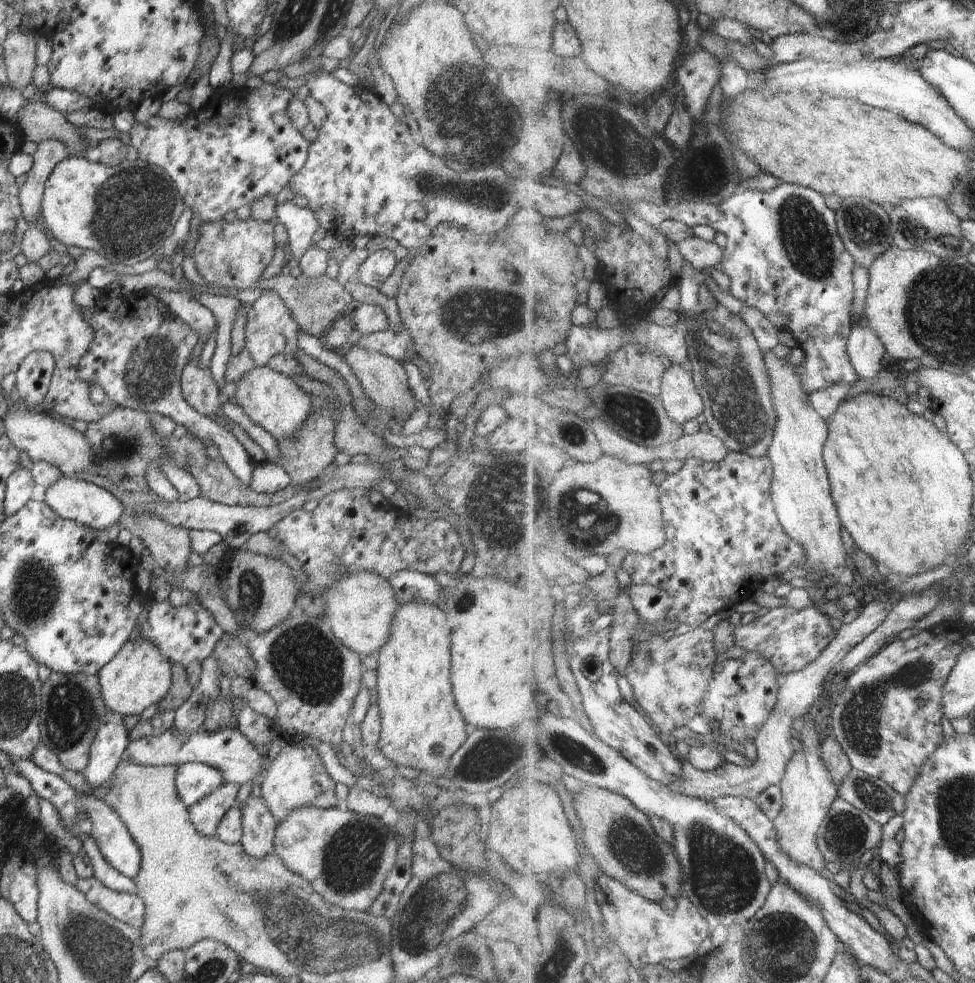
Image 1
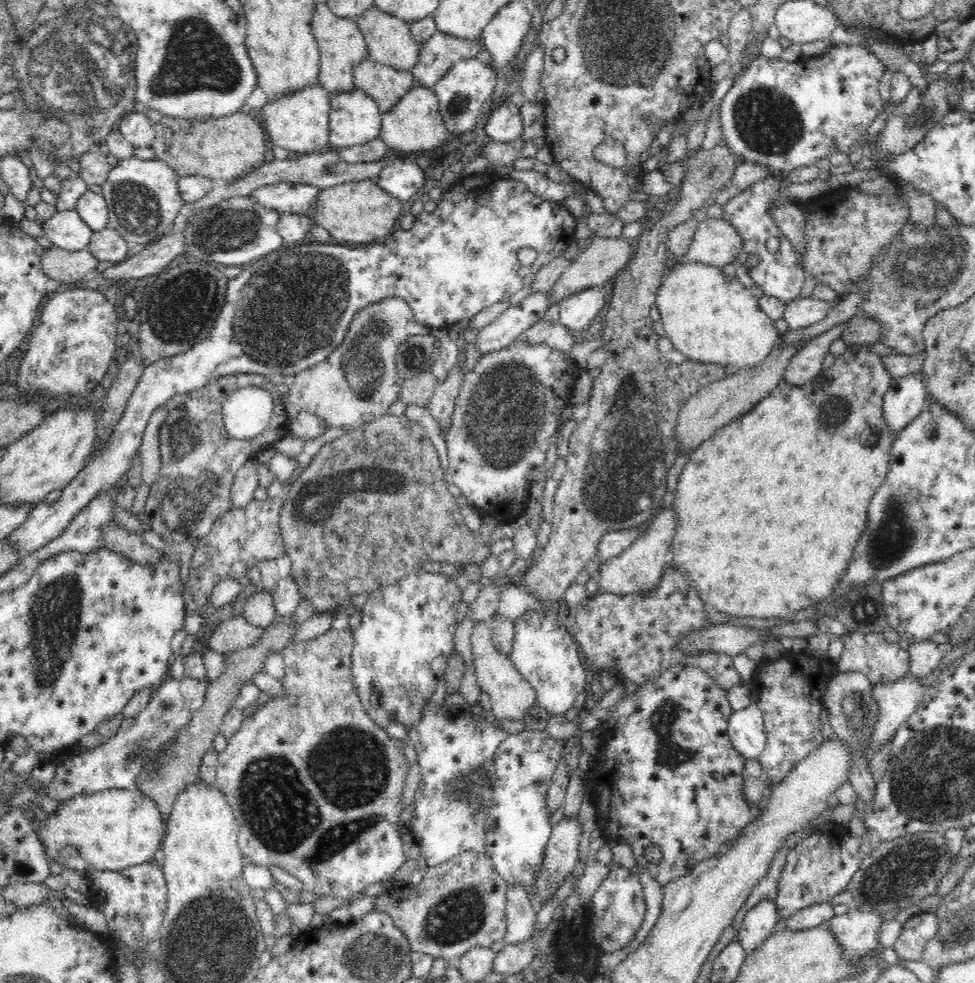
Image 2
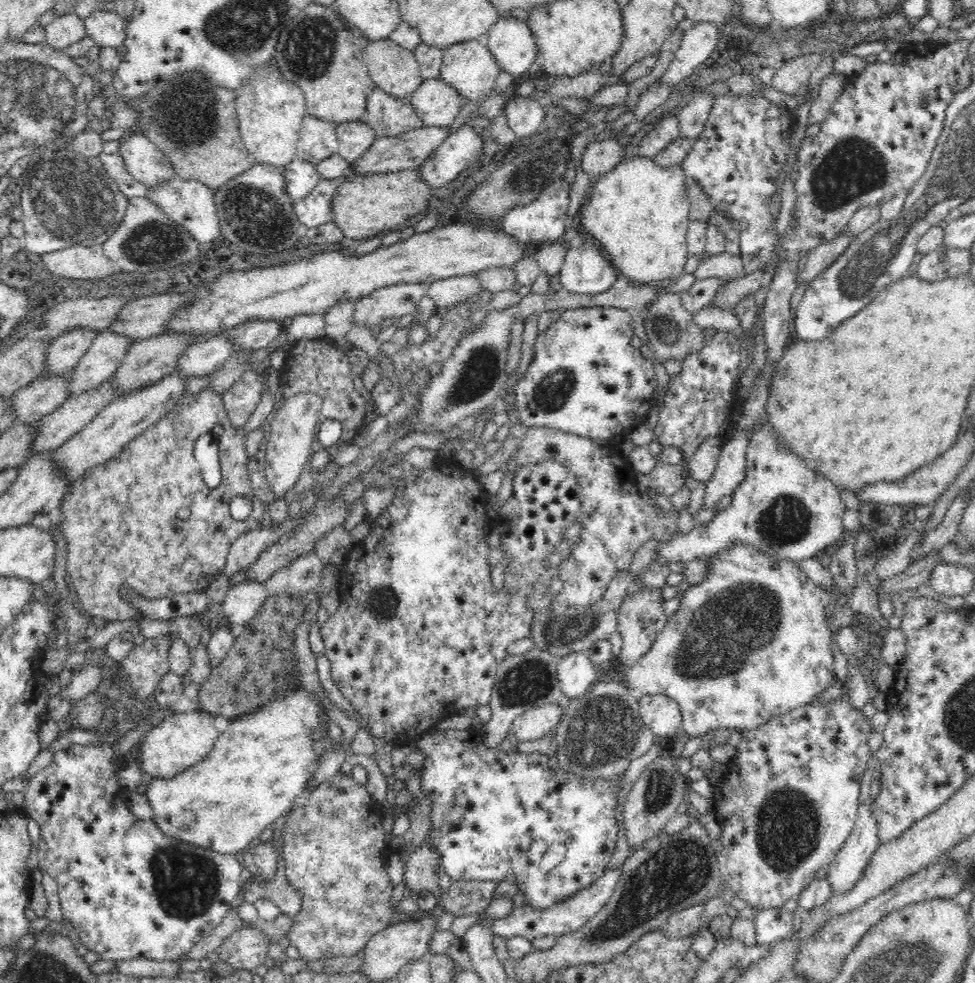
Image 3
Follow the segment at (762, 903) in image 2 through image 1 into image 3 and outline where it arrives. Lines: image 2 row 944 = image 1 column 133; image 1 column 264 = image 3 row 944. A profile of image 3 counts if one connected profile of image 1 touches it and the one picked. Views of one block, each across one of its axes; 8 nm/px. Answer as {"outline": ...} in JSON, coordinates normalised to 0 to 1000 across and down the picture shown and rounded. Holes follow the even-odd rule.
{"outline":[[[788,923],[777,927],[773,937],[775,960],[791,961],[801,957],[812,947],[814,933],[810,927],[802,923]]]}

